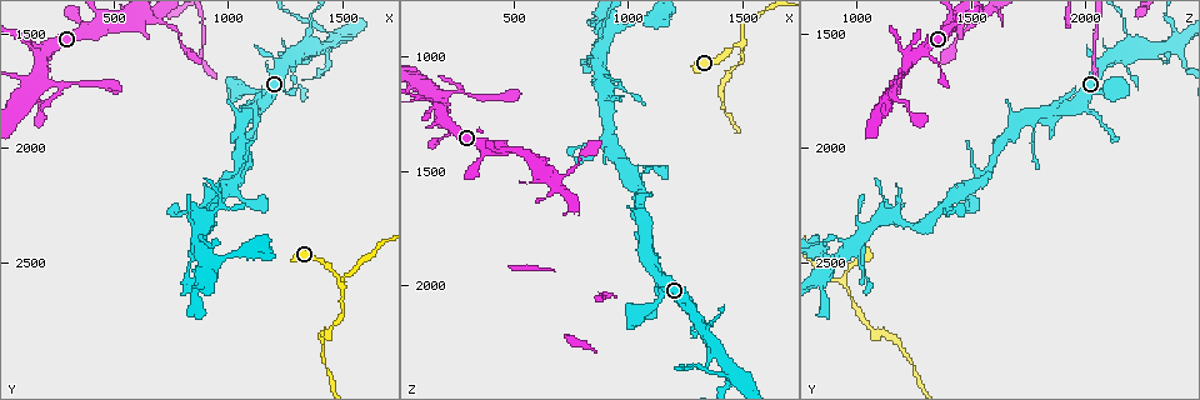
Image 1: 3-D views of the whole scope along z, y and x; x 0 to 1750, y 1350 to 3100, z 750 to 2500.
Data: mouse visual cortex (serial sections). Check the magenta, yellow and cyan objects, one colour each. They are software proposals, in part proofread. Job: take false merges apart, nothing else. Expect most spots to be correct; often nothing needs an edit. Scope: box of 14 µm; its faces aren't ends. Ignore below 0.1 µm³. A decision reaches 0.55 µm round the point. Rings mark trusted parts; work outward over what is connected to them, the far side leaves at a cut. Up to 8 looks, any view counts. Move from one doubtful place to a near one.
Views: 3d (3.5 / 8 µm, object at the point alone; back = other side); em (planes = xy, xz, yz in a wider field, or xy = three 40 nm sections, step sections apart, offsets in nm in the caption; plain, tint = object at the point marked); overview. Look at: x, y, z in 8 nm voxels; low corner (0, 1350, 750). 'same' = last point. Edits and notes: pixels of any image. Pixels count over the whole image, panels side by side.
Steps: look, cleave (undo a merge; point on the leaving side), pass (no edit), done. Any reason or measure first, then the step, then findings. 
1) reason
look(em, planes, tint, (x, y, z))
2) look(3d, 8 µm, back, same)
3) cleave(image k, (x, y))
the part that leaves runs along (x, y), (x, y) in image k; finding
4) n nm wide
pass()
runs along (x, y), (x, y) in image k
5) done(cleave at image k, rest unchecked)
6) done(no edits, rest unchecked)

a fork
look(3d, 8 µm, back, (1460, 2550, 940))

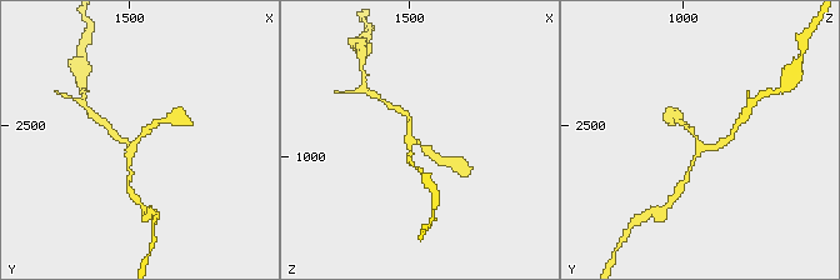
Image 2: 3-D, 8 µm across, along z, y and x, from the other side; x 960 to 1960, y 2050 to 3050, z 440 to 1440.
look(3d, 3.5 µm, (1470, 2540, 960))

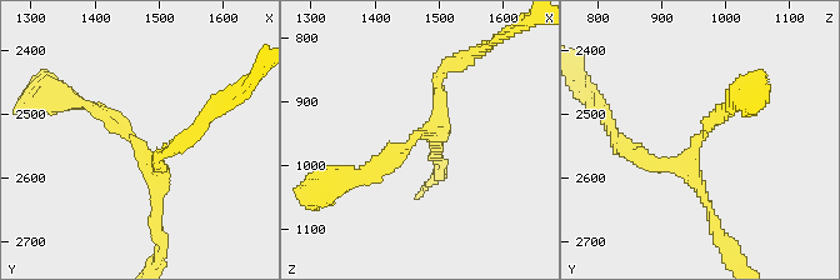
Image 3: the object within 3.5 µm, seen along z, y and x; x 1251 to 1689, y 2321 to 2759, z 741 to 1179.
look(em, xy, step 2, tint, (1465, 2550, 950))

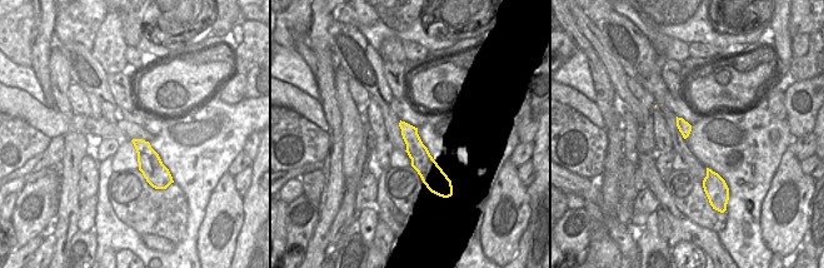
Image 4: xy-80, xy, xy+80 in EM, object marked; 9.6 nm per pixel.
200 nm wide
pass()
runs along (76, 101), (138, 144), (156, 216) in image 3; all the same cell

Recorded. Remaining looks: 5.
small branch off a trunk
look(3d, 3.5 µm, (860, 2420, 940))

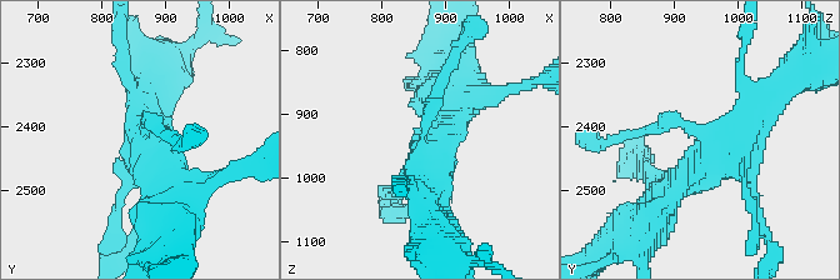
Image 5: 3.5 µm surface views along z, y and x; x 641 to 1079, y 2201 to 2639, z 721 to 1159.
look(em, xy, step 3, tint, (860, 2415, 955))

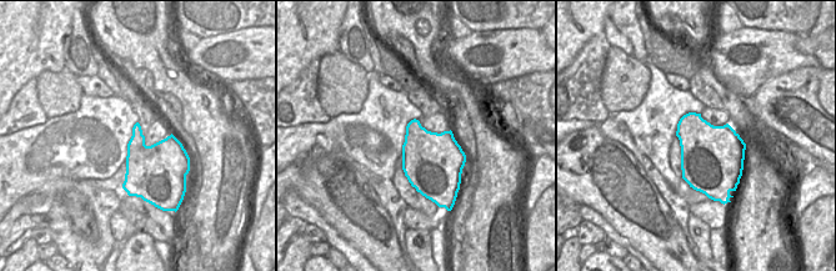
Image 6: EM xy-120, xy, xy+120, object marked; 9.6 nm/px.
pass()
one cell here

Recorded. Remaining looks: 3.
thin neck
look(3d, 3.5 µm, (290, 1720, 1160))

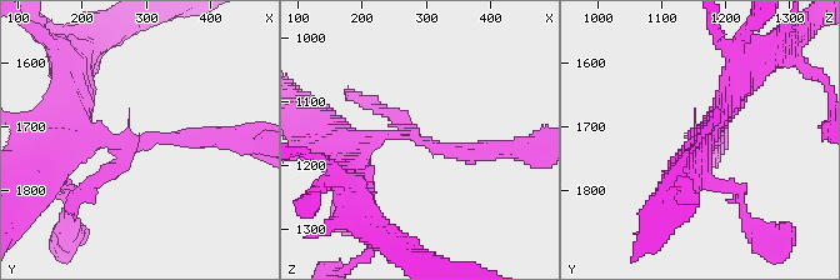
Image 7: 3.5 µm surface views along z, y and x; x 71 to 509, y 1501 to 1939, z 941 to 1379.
look(em, xy, step 1, tint, (300, 1715, 1170))

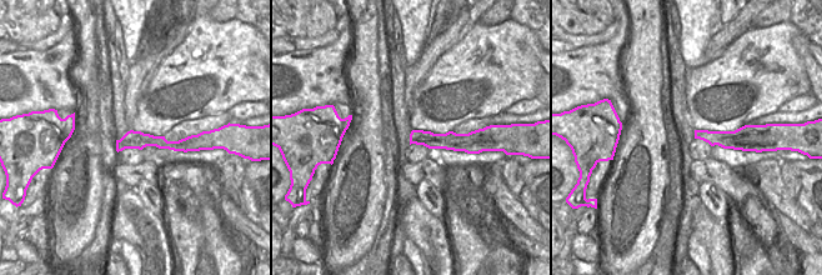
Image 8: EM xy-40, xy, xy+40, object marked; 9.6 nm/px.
another direction
look(em, xy, step 3, tint, same)

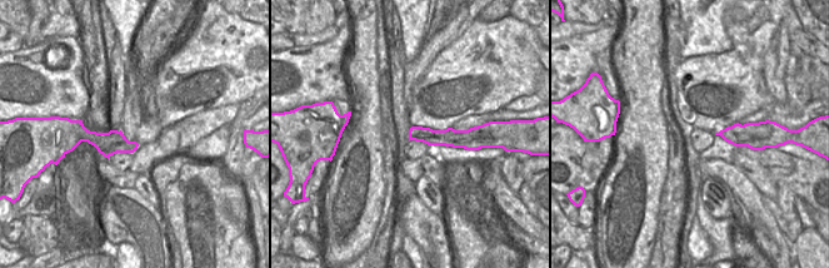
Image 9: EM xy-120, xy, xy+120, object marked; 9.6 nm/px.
pass()
runs along (75, 124), (101, 139), (229, 139) in image 7; continuous, no second cell

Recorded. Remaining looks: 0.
done(no edits, rest unchecked)

